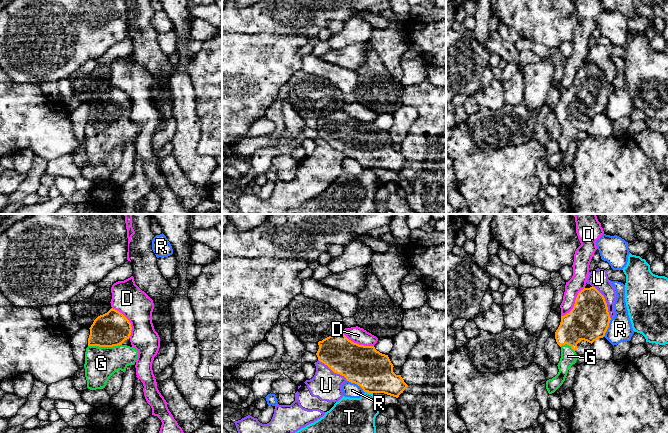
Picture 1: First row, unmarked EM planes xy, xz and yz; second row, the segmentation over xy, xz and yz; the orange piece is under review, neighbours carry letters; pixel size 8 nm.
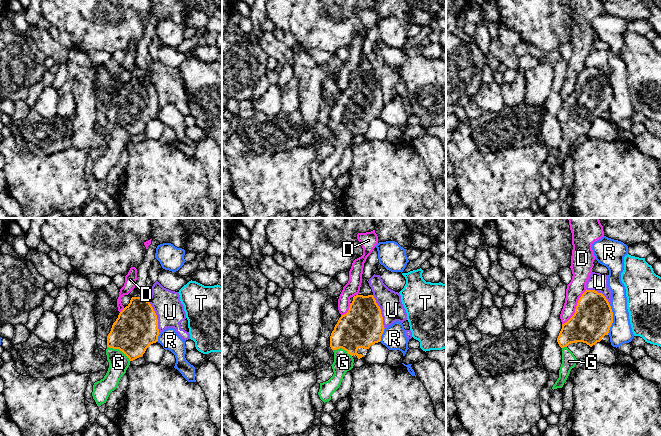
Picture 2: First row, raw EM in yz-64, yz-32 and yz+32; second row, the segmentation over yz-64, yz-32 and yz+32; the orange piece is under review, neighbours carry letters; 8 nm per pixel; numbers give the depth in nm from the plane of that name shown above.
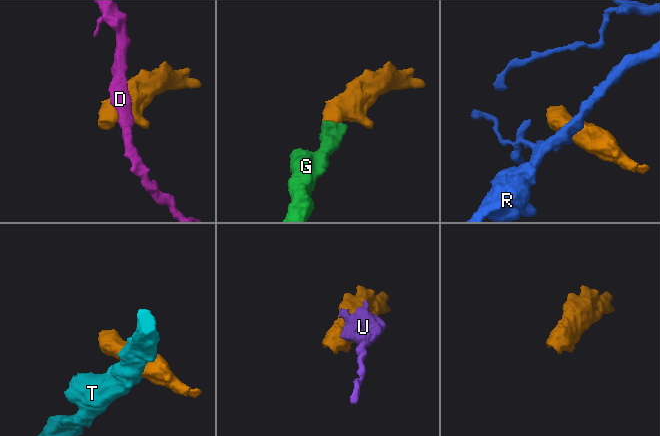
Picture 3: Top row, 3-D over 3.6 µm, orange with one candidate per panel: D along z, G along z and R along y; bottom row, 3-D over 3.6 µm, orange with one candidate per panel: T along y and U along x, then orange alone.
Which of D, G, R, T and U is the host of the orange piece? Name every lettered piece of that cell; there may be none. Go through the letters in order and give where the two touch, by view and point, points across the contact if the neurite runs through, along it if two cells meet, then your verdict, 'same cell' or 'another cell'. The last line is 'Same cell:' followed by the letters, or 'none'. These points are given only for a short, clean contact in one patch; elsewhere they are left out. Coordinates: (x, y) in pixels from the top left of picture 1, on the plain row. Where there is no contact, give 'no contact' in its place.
D: xy (128, 97) | another cell
G: xy (104, 122) | across xy (111, 105), (107, 109), (104, 122), (104, 132), (101, 139) | same cell
R: xz (356, 159) | another cell
T: xz (369, 168) | another cell
U: yz (605, 78) | another cell
Same cell: G

